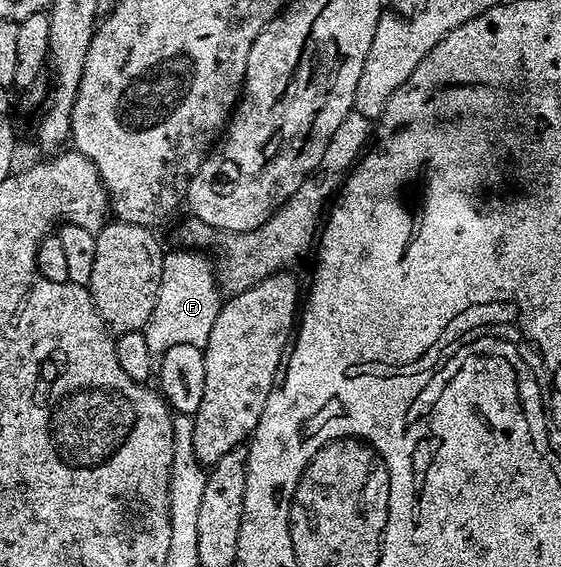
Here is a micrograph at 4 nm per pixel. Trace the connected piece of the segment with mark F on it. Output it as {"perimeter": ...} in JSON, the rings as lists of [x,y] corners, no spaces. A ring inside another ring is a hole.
{"perimeter":[[[181,250],[165,252],[163,278],[159,278],[159,294],[155,298],[155,310],[143,329],[147,347],[154,358],[160,358],[171,346],[186,344],[204,349],[211,338],[211,326],[223,303],[223,292],[215,271],[215,264],[204,251]]]}

